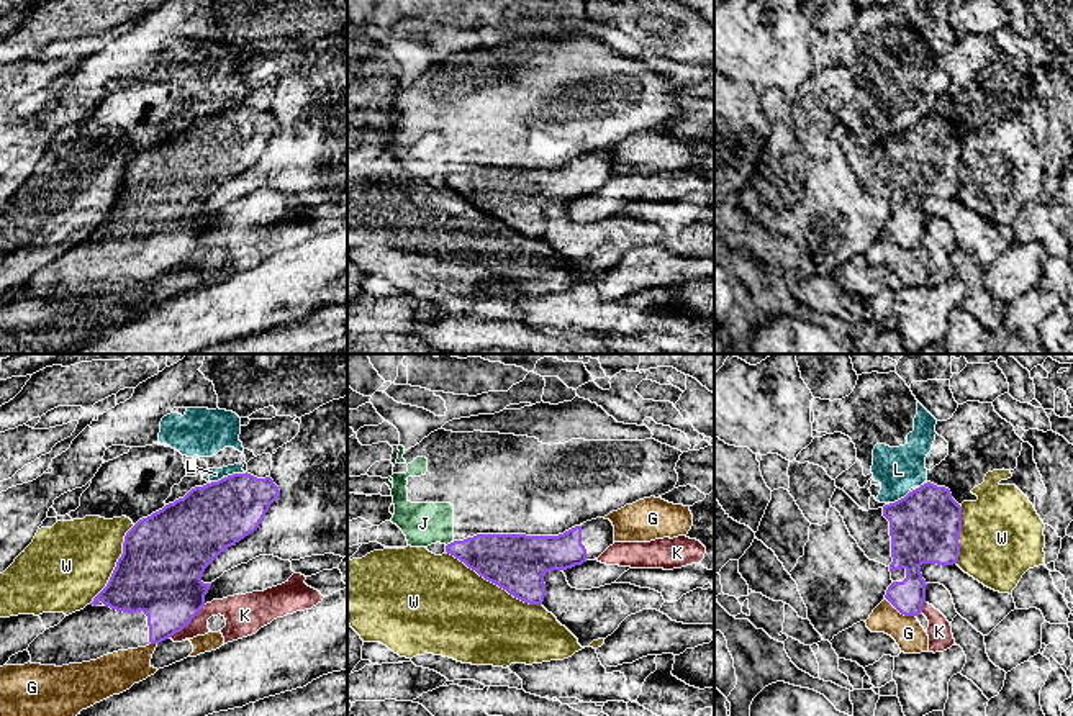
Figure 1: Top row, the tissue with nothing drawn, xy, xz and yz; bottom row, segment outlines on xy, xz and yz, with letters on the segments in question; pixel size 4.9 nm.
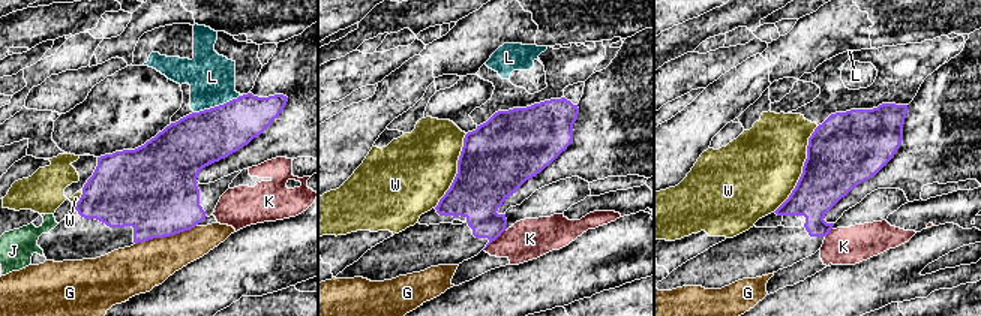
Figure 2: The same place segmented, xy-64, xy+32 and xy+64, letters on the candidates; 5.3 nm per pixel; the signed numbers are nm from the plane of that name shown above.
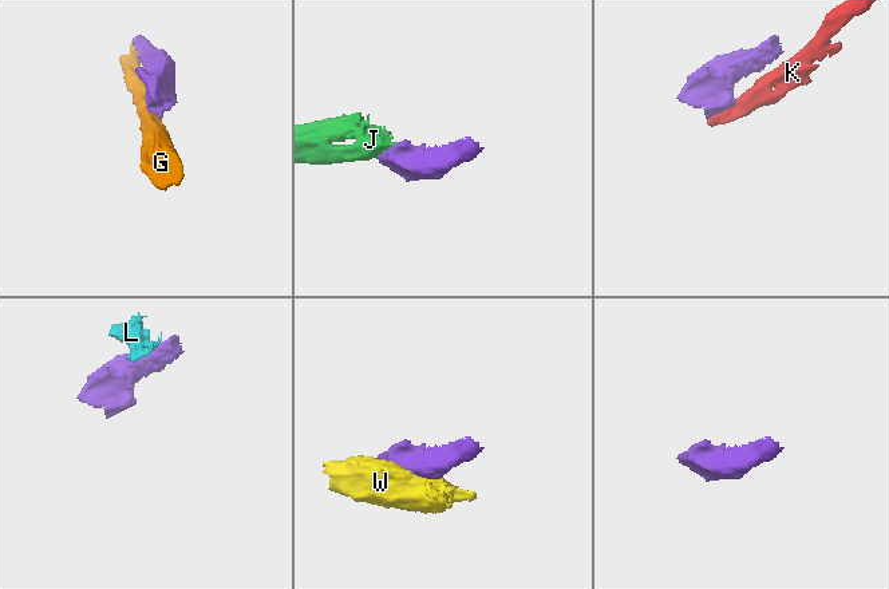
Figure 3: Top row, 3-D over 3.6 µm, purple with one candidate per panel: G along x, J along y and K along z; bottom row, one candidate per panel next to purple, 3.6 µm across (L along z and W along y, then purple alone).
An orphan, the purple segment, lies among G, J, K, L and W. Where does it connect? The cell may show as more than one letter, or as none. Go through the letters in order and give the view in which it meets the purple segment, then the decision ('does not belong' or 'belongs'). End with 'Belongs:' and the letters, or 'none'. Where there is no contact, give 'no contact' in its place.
G: yz | does not belong
J: xz | does not belong
K: xy | does not belong
L: xy | does not belong
W: xz | does not belong
Belongs: none

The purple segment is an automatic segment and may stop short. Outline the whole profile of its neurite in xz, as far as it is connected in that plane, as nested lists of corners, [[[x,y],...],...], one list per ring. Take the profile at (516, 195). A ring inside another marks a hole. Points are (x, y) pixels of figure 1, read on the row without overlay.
[[[596,151],[559,169],[477,167],[446,179],[446,185],[514,231],[542,238],[544,208],[598,192],[614,177],[614,159]]]

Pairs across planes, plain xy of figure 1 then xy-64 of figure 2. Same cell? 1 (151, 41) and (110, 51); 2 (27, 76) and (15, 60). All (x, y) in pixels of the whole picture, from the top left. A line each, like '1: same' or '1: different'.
1: same
2: different

